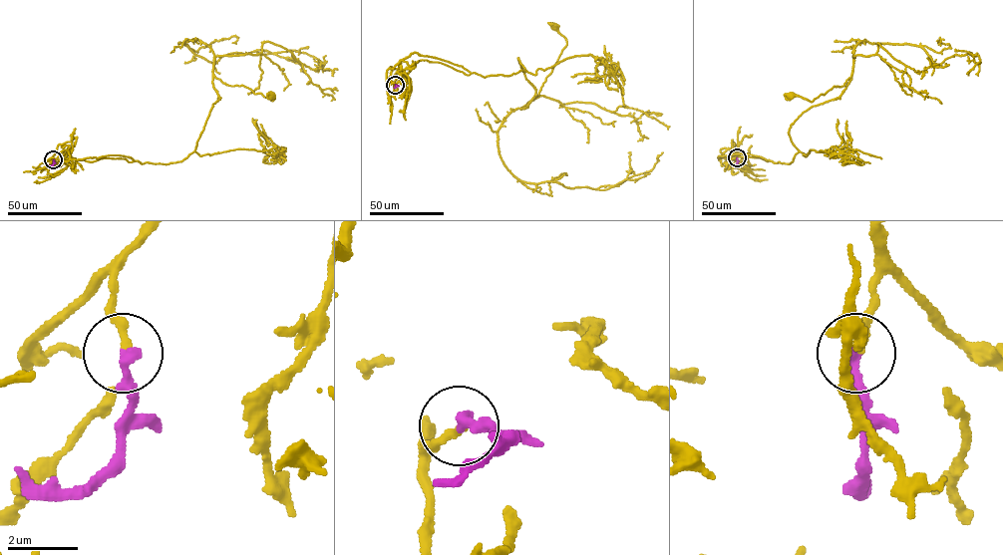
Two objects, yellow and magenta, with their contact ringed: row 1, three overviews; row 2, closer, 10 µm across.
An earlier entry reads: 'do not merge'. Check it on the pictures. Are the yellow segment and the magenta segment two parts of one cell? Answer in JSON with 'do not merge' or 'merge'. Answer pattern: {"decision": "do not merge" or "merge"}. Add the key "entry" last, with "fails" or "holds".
{"decision": "merge", "entry": "fails"}

